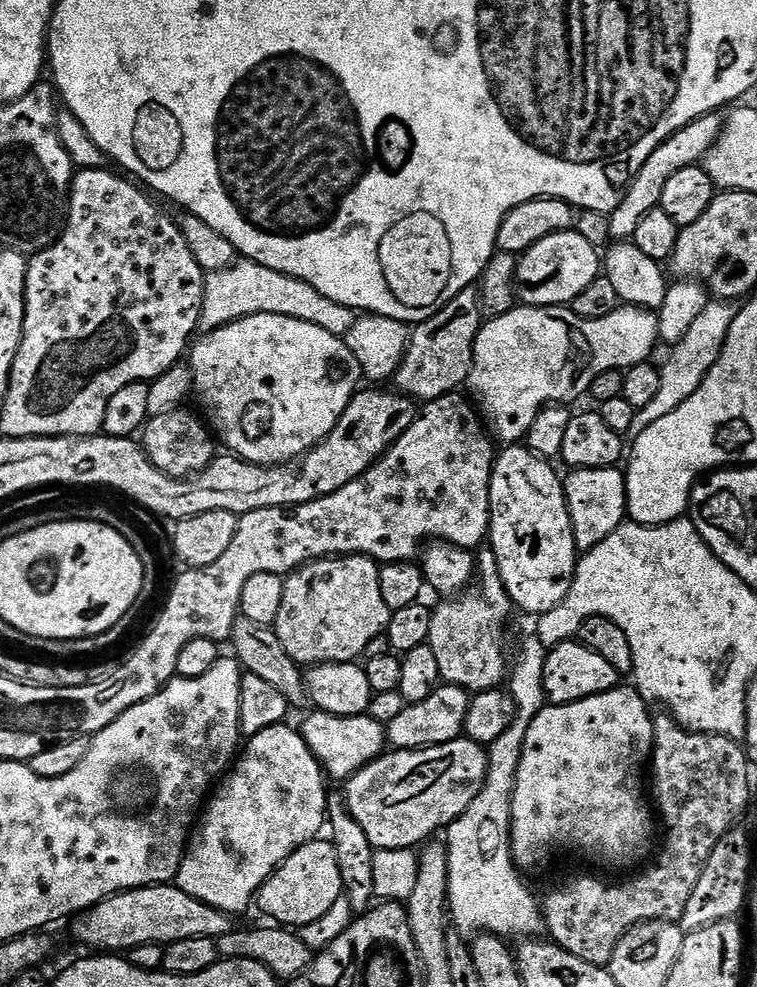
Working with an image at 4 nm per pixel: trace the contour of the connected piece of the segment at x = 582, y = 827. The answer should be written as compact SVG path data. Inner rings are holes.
M624 687L578 702L545 706L530 722L512 791L510 847L521 869L538 867L556 851L577 852L616 868L624 868L647 854L652 844L654 808L646 795L646 776L640 773L640 767L649 763L652 754L654 716L648 713L650 705L635 687Z

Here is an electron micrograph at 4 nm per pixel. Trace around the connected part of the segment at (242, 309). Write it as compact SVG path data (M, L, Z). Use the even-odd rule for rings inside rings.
M240 258L229 268L205 275L199 323L204 332L212 332L235 320L258 314L278 314L286 318L298 318L302 322L314 322L314 326L322 326L322 330L330 330L330 334L341 338L347 337L350 326L354 326L358 318L353 309L326 298L326 294L318 294L314 286L278 270L270 270L253 260Z

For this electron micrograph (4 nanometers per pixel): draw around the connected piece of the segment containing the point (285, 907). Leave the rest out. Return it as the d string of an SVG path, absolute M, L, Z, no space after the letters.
M317 838L312 840L308 844L302 845L298 850L294 850L294 854L290 854L284 861L276 867L276 871L272 873L272 877L268 880L264 881L264 885L260 888L260 891L256 893L254 897L255 907L260 907L262 911L265 912L266 915L269 916L269 921L275 922L280 926L287 926L292 930L299 930L300 928L306 926L307 923L317 922L328 910L330 910L330 906L334 905L334 902L337 902L338 898L344 894L344 883L342 882L342 874L338 870L338 858L334 854L334 850L332 849L331 843L327 839Z

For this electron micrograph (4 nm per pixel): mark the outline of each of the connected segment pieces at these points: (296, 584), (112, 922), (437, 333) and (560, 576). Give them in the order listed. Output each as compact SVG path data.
M330 556L322 560L309 560L296 571L288 573L274 631L278 642L282 642L286 654L290 654L295 664L311 666L359 661L359 656L367 653L370 642L387 633L393 613L382 599L379 573L380 564L369 556Z
M171 883L154 884L151 888L132 888L129 892L119 892L117 896L107 896L102 902L98 902L93 908L81 912L71 921L72 936L80 944L92 948L88 950L103 950L108 954L124 954L131 948L140 947L143 944L160 944L167 946L185 940L186 938L198 938L210 936L217 938L232 931L234 923L229 913L218 910L198 898L190 898L178 887Z
M475 287L463 288L429 320L411 329L404 361L398 366L394 384L403 395L417 402L437 400L455 393L467 381L474 358L474 342L480 332L480 293Z
M527 446L503 450L492 465L490 478L490 547L513 605L535 618L554 610L570 594L578 549L562 476Z

